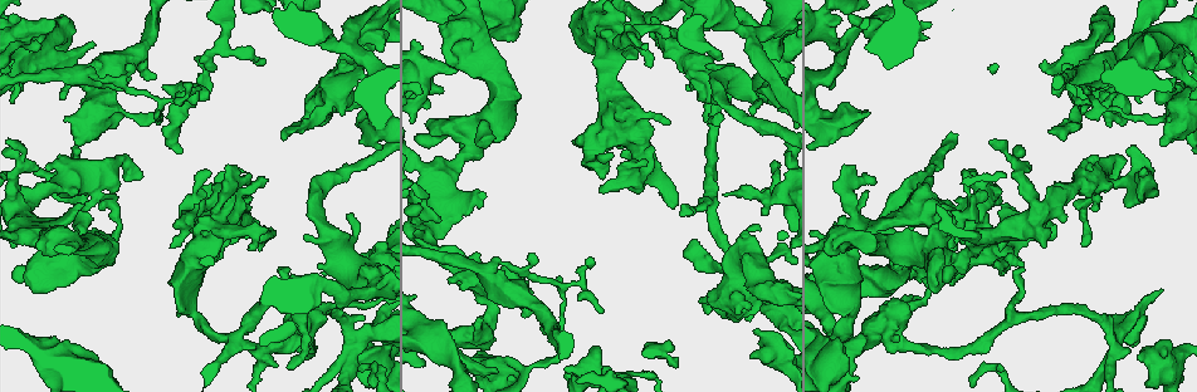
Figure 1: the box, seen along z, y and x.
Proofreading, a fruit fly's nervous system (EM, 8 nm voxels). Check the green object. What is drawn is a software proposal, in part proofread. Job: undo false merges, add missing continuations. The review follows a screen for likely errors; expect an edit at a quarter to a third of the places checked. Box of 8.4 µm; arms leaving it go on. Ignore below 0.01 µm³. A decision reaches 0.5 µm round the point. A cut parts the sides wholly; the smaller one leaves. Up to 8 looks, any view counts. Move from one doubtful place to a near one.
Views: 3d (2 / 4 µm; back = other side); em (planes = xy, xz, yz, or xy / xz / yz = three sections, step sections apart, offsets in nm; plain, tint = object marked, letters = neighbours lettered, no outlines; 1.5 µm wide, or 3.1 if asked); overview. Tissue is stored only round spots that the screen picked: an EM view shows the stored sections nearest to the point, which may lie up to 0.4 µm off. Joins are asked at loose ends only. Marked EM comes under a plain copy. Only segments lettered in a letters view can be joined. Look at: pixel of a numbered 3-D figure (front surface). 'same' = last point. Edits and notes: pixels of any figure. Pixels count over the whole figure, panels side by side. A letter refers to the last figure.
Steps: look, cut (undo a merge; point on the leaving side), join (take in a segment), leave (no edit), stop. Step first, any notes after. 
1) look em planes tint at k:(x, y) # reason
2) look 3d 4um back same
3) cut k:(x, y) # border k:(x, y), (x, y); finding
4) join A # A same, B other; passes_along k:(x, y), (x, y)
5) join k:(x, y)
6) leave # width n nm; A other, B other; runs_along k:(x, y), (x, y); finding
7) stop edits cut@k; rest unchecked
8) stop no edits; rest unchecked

look em planes tint at 1:(1030, 166) # branch stops here

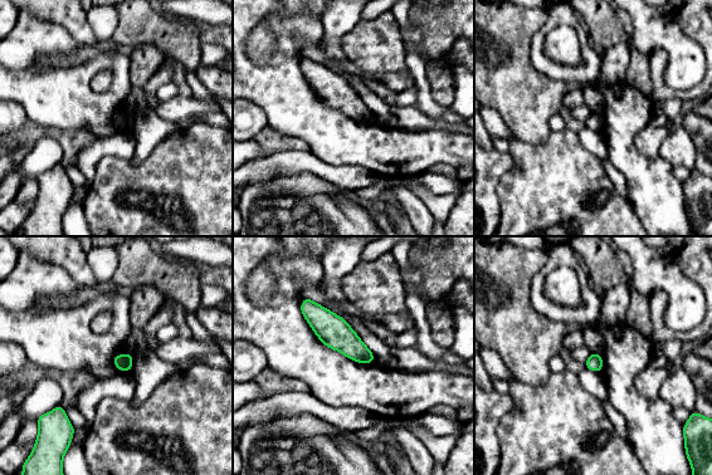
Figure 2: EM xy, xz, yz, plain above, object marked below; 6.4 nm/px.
look em planes letters same # see the neighbours

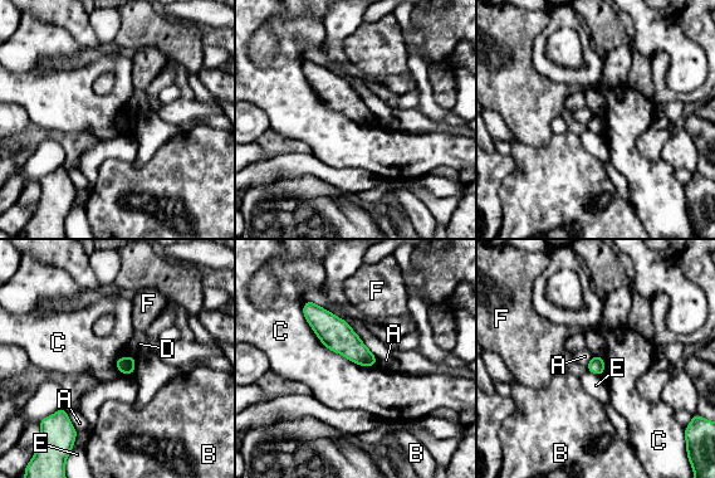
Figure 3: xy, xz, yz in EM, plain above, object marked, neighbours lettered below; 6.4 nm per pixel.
leave # longest_contact C 600 nm; A other, B other, C other, D other, E other, F other; runs_along 3:(307, 308), (337, 336), (372, 362); no lettered segment goes on from it

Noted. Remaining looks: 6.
look em xz step 8 tint at 1:(86, 207) # an open end

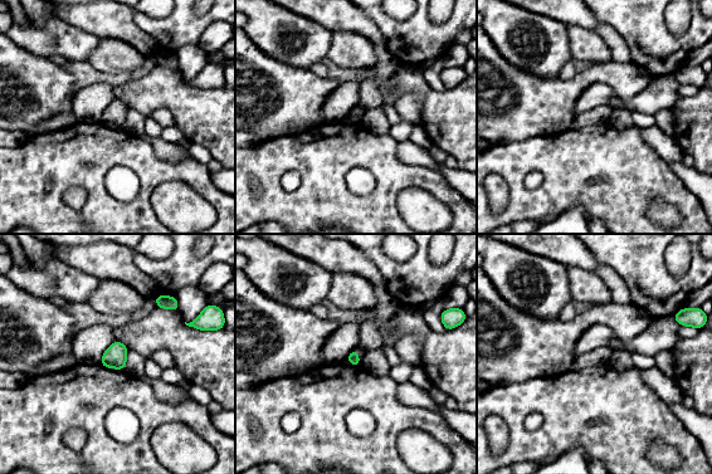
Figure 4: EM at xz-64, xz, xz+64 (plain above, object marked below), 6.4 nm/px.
look em planes letters same

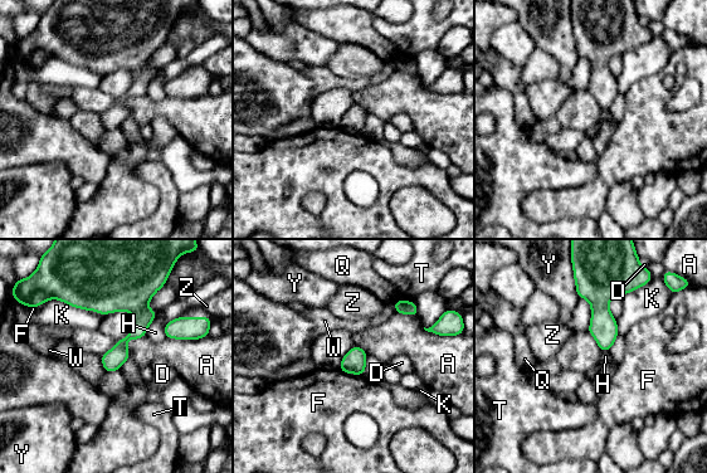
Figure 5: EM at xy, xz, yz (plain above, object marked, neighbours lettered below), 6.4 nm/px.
leave # longest_contact K 280 nm; A other, D other, F other, H other, K other, Q other, T other, W other, Y other, Z other; runs_along 5:(106, 284), (137, 313), (110, 369); no lettered segment goes on from it

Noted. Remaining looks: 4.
look 3d 2um at 1:(781, 250) # abrupt turn

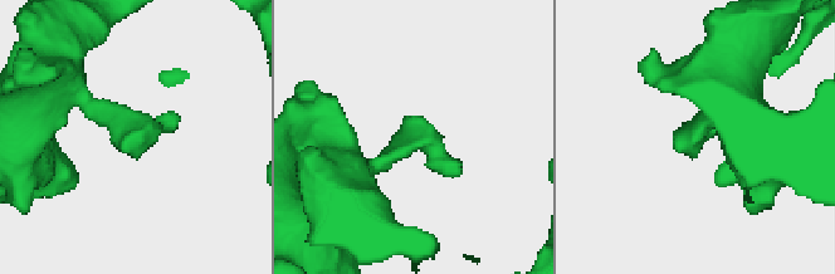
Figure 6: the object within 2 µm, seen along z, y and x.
look em planes letters at 6:(408, 139) # now the EM

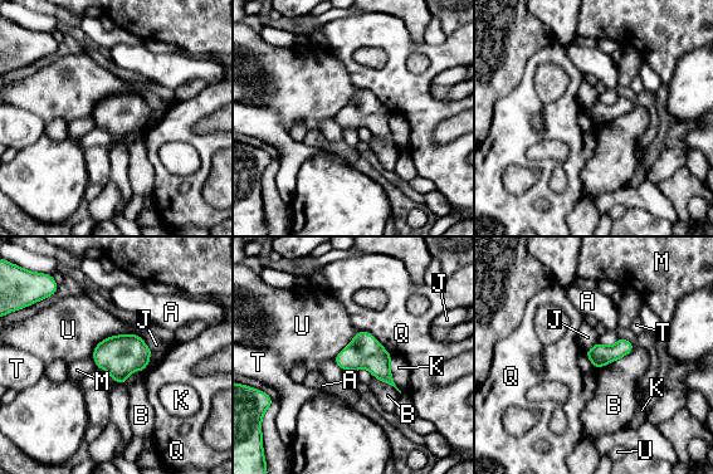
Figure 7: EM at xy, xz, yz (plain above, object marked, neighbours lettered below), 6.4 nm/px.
leave # width 220 nm; A other, B other, J other, K other, M other, Q other, T other, U other; border 7:(133, 333), (103, 338), (92, 357); continuous, no second cell

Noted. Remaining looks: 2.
stop no edits; rest unchecked

